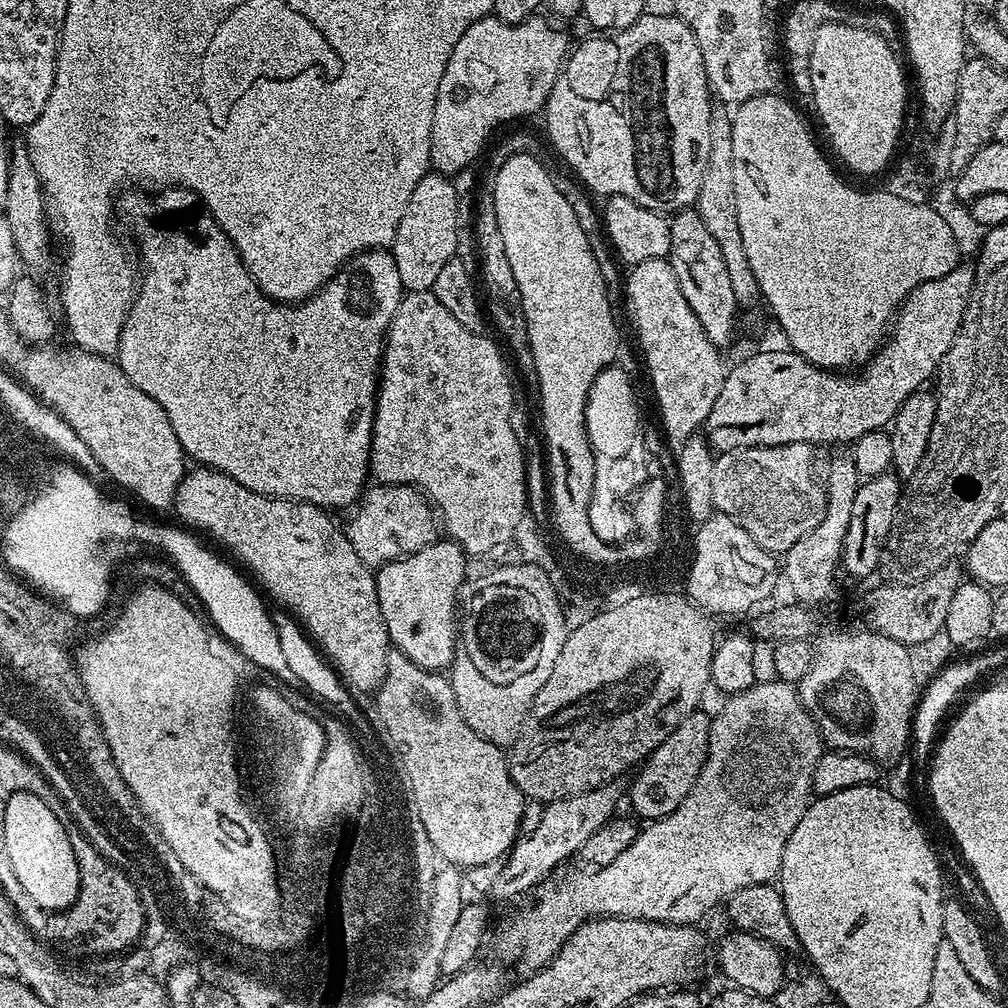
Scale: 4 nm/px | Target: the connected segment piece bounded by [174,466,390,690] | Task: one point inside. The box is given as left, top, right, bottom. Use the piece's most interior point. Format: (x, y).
(324, 585)

